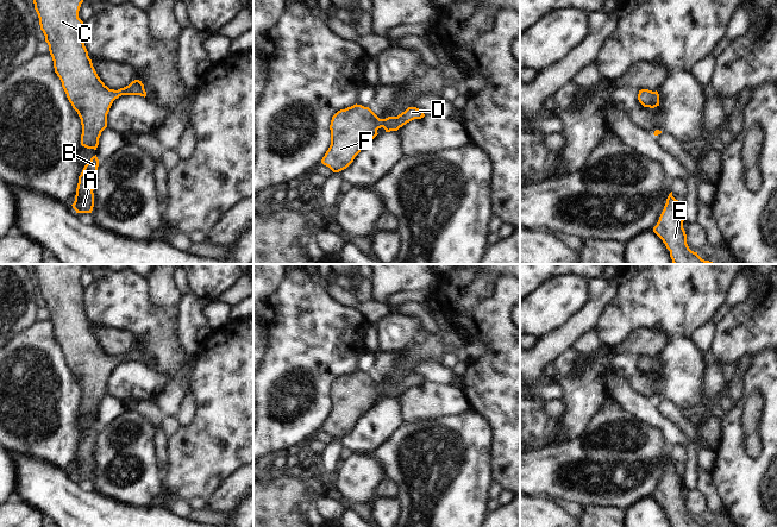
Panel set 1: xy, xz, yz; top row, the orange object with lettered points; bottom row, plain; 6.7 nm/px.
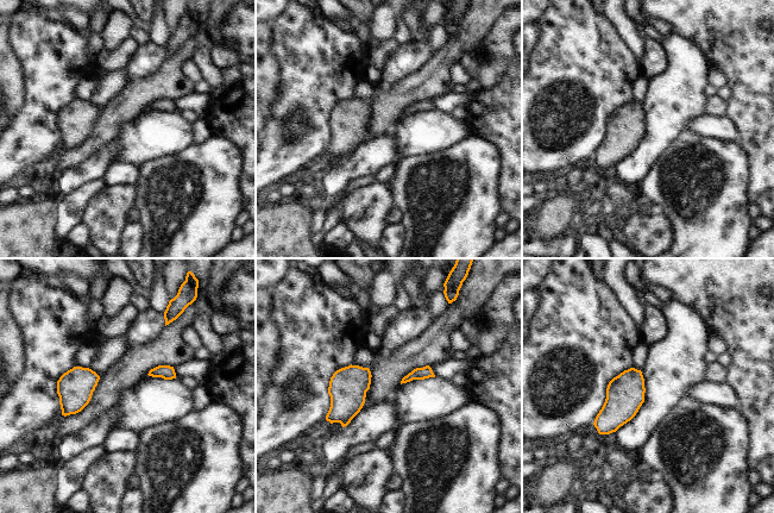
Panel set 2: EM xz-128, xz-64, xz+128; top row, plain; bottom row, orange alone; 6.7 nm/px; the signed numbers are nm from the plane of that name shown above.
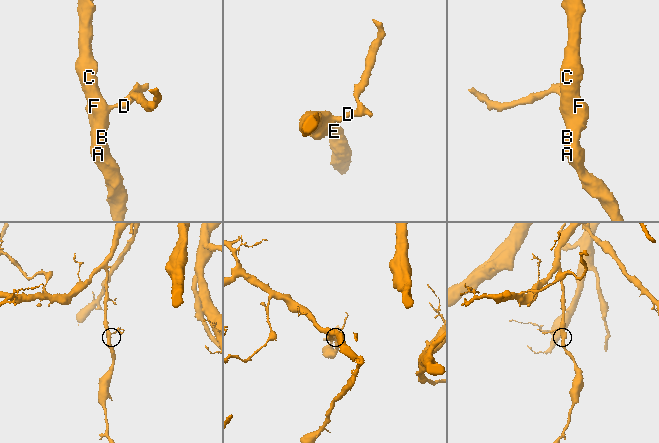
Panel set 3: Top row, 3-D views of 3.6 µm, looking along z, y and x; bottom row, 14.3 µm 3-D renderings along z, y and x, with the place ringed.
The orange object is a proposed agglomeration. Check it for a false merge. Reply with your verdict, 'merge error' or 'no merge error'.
no merge error

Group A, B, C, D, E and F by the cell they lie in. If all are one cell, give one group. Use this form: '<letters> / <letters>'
A B C D E F

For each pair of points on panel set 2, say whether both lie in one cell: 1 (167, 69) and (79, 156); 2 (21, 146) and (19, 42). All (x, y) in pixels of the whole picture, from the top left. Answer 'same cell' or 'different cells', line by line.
1: same cell
2: same cell

